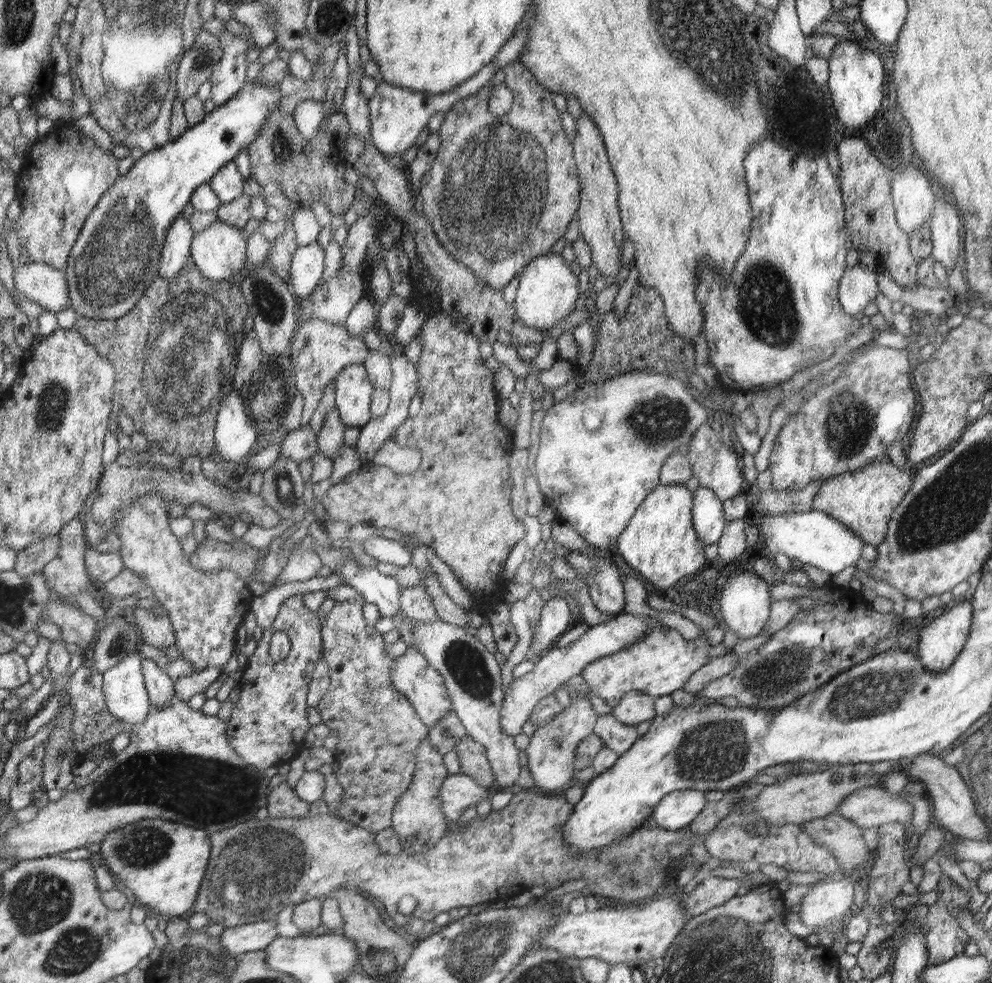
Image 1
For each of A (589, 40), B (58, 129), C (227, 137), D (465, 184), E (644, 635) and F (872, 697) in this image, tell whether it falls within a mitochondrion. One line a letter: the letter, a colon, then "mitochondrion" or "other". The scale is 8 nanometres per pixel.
A: other
B: other
C: other
D: mitochondrion
E: other
F: mitochondrion

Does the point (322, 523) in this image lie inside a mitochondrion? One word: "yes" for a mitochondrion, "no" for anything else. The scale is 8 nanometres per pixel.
no

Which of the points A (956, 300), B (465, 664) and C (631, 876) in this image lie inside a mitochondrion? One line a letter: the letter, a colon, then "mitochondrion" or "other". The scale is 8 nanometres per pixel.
A: other
B: mitochondrion
C: mitochondrion

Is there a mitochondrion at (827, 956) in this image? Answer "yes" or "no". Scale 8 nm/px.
no

